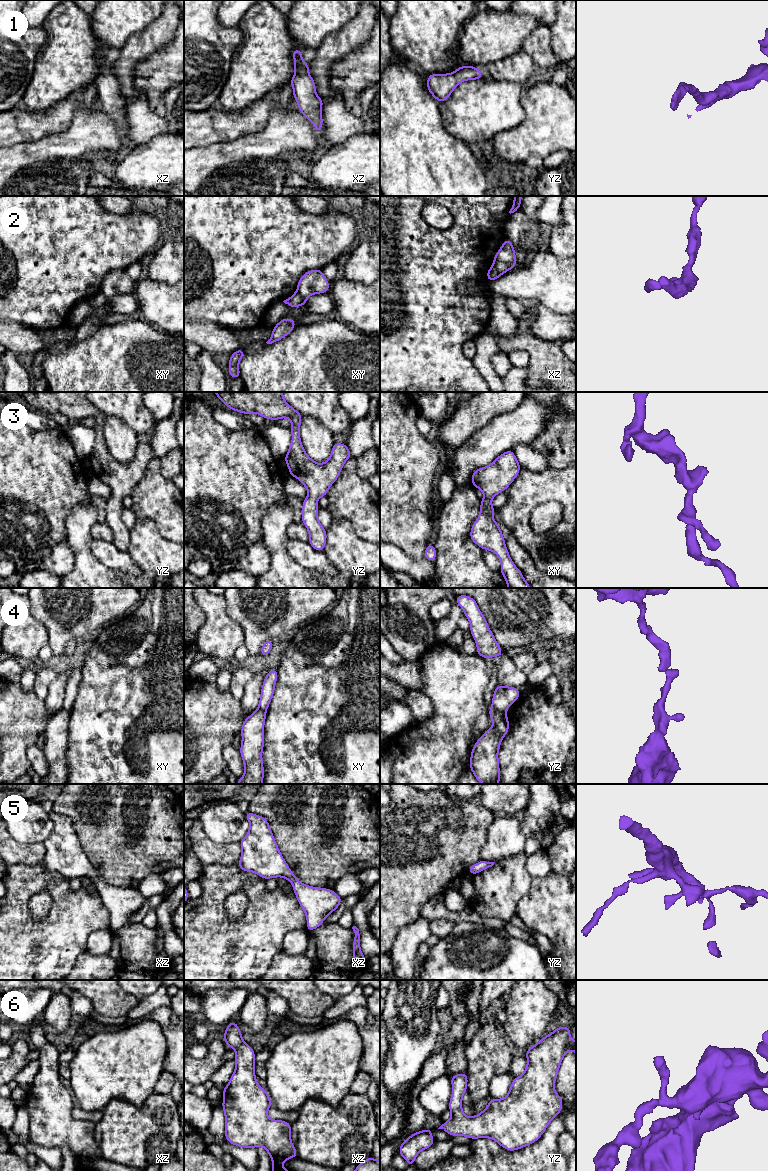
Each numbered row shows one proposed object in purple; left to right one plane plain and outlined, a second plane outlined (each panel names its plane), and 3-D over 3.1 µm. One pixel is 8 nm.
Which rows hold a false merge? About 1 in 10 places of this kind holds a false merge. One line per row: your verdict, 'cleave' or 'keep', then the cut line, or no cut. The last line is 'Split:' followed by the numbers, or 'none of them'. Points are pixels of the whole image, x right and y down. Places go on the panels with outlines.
1: keep; cut none
2: keep; cut none
3: keep; cut none
4: cleave; cut yz (492, 706), (504, 713)
5: keep; cut none
6: keep; cut none
Split: 4

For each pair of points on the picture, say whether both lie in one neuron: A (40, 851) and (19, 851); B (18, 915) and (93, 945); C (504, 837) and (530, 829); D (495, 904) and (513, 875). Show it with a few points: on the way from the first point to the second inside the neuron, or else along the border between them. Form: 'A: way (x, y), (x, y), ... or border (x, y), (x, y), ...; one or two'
A: way (35, 851), (24, 851); one
B: border (107, 930), (93, 931), (88, 936), (85, 950); two
C: border (520, 821), (522, 833), (526, 838); two
D: way (495, 897), (497, 891), (506, 882); one

